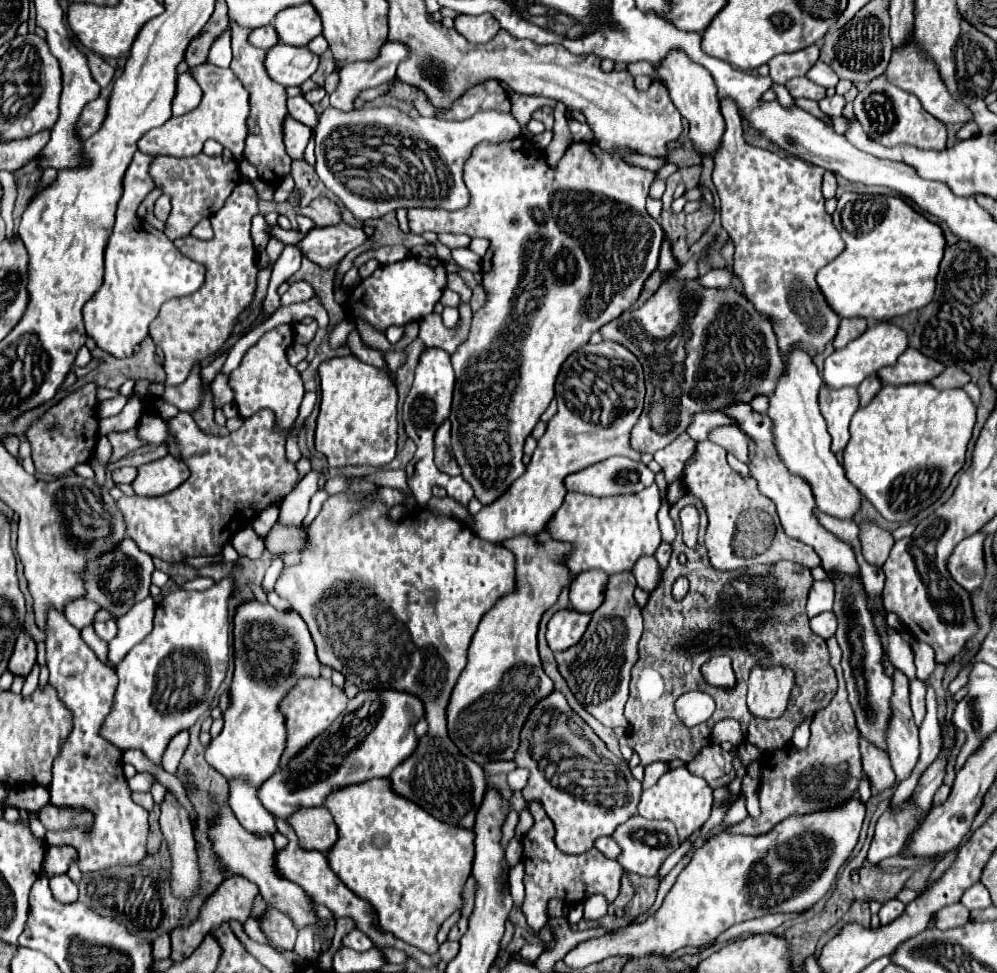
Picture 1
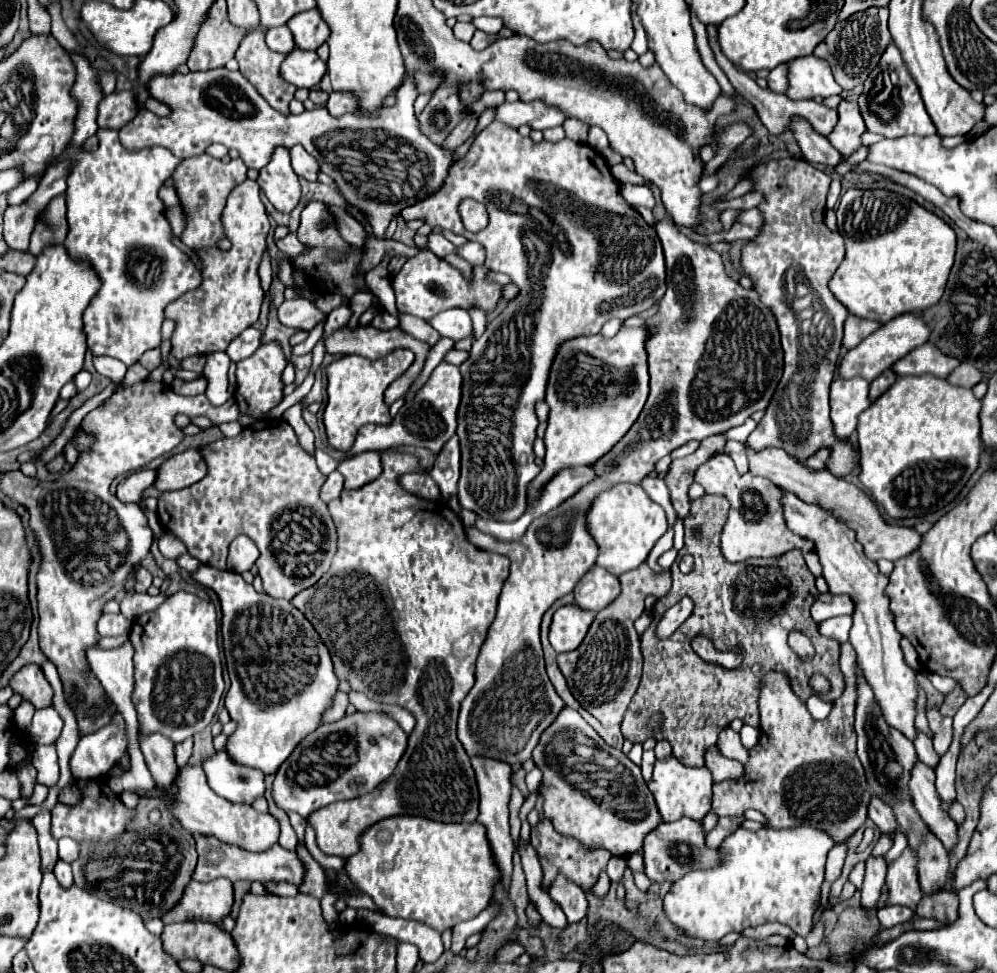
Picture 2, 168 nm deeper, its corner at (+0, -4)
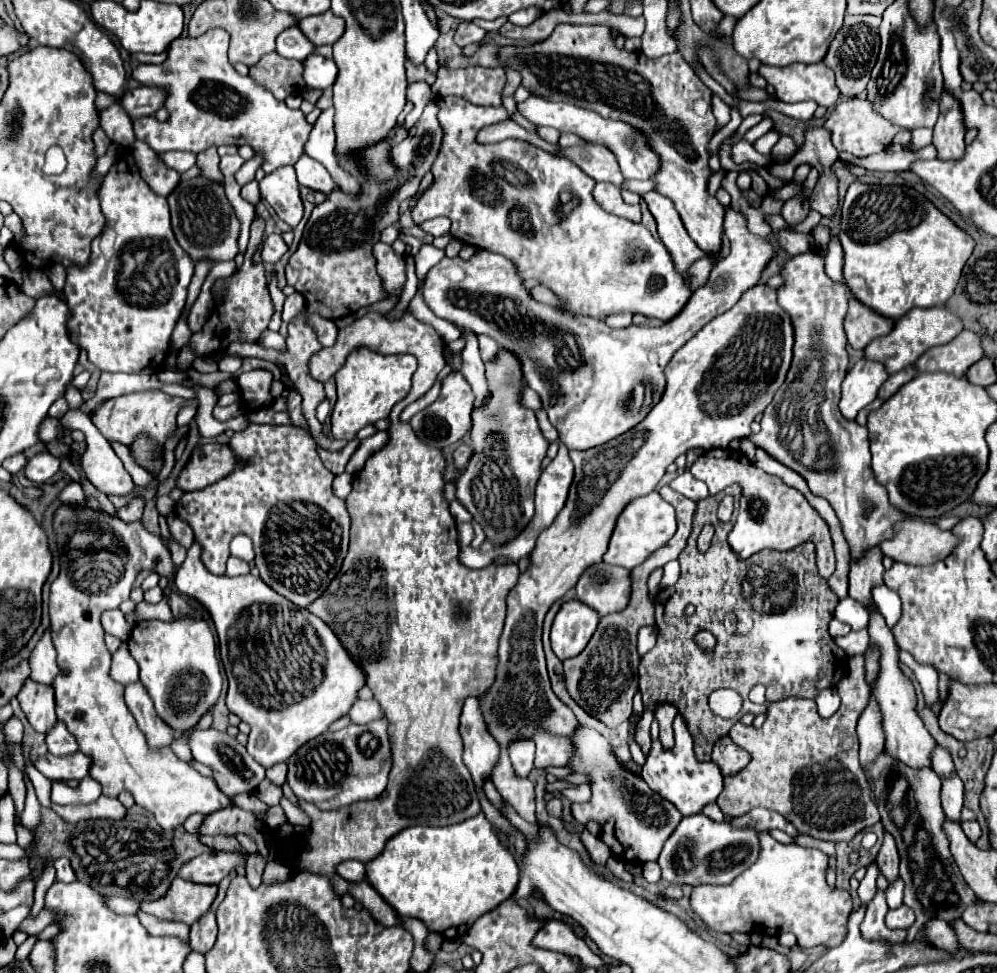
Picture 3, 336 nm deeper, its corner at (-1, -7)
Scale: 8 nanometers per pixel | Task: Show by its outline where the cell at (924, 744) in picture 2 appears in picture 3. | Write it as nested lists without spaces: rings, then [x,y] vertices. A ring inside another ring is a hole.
[[[954,775],[952,779],[942,779],[944,787],[942,787],[942,803],[944,803],[944,811],[946,817],[954,823],[962,823],[960,819],[960,811],[962,811],[962,781],[958,775]]]

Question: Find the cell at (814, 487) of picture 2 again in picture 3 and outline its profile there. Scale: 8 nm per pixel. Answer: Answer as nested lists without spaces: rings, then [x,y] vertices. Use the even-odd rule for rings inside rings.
[[[912,519],[898,523],[896,537],[884,541],[880,549],[894,561],[910,565],[932,565],[940,559],[946,559],[958,541],[960,539],[952,531],[942,531],[934,523]]]

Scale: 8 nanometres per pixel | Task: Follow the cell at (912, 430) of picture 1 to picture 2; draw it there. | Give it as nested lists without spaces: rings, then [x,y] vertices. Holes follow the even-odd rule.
[[[907,376],[897,378],[897,382],[883,396],[879,396],[879,400],[859,414],[859,482],[871,492],[875,502],[883,506],[889,518],[903,520],[925,516],[943,508],[961,492],[979,464],[979,408],[981,402],[967,388],[951,386],[947,380],[933,376]]]

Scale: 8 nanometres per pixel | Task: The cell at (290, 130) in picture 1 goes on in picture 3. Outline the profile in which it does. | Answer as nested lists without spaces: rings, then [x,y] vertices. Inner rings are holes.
[[[302,155],[298,159],[298,163],[294,165],[296,169],[296,175],[298,175],[298,183],[304,185],[304,187],[310,187],[314,191],[320,191],[320,193],[332,193],[334,189],[334,179],[330,177],[330,173],[326,171],[326,167],[322,163],[316,163],[314,159]]]

